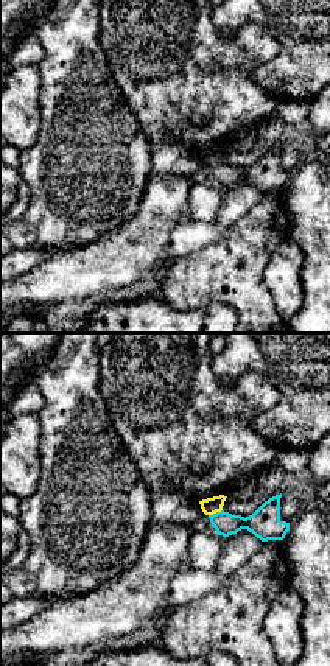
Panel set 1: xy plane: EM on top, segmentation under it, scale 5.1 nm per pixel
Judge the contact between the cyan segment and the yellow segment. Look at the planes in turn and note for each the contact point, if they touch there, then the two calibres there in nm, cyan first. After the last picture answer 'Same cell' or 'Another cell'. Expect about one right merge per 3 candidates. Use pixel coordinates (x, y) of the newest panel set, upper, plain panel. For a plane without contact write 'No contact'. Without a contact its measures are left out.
Touches cyan at (217, 164). Thickness 160 nm (cyan) against 90 nm

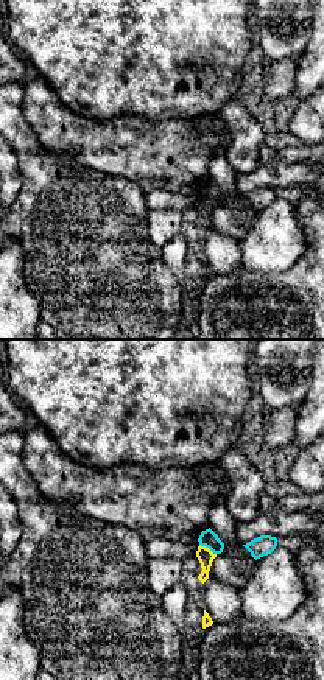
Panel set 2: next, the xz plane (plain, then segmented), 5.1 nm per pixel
Touches cyan at (207, 198). Thickness 90 nm (cyan) against 80 nm

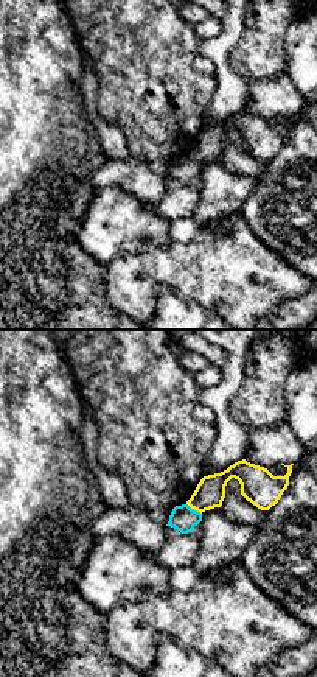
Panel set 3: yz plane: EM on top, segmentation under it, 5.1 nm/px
Touches cyan at (193, 161). Thickness 140 nm (cyan) against 160 nm

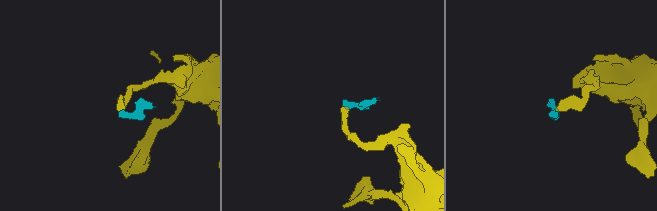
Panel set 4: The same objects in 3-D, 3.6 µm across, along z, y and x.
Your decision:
Another cell

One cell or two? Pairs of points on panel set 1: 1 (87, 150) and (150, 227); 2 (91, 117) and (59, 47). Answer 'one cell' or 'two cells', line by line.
1: two cells
2: one cell

